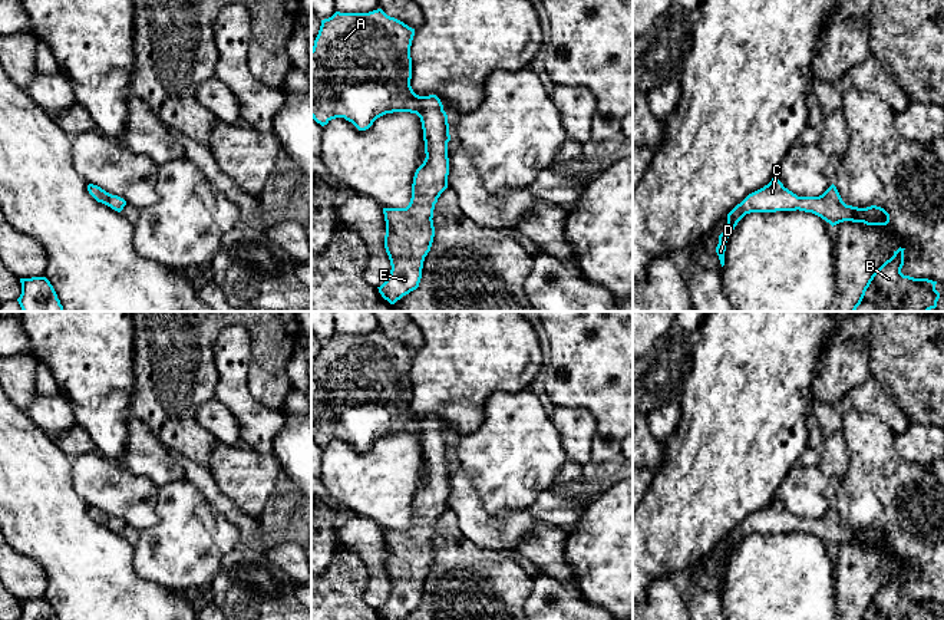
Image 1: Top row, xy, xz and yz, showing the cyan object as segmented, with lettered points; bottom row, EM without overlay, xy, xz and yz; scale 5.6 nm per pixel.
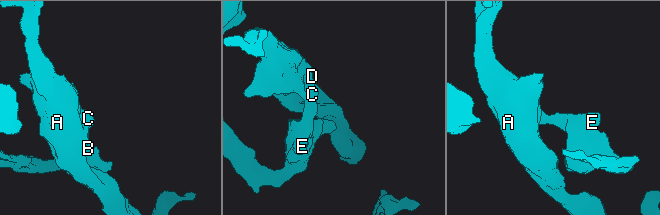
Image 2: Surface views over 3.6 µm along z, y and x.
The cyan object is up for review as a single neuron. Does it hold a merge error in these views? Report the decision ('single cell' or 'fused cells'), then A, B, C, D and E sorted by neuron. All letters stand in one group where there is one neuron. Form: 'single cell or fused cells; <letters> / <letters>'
single cell; A B C D E

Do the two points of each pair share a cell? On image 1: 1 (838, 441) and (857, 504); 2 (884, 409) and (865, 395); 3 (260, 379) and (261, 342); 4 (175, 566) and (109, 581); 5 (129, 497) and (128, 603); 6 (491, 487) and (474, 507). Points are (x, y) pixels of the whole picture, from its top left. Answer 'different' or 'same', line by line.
1: different
2: same
3: same
4: different
5: different
6: different

